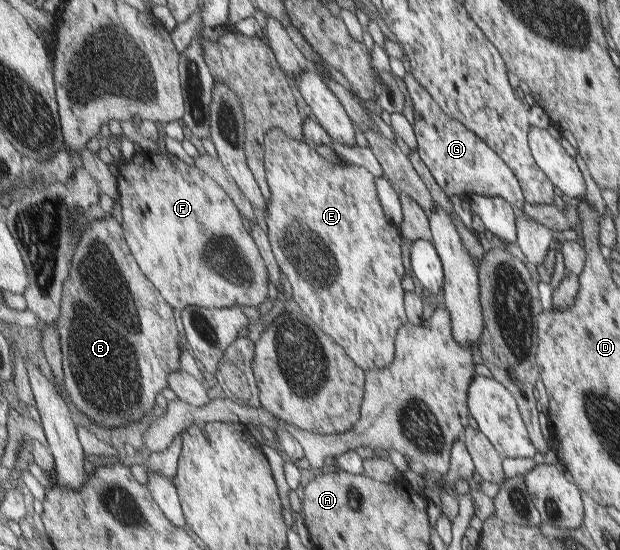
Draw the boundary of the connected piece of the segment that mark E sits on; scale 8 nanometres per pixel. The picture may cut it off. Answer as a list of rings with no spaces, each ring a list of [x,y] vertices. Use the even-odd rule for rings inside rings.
[[[272,129],[268,135],[264,168],[271,184],[272,198],[262,222],[269,232],[279,267],[291,287],[291,300],[359,368],[386,367],[393,358],[397,328],[407,322],[400,281],[408,268],[401,264],[397,228],[385,219],[377,201],[373,176],[361,166],[343,162],[330,164],[315,152],[313,146],[290,138],[280,129]]]

